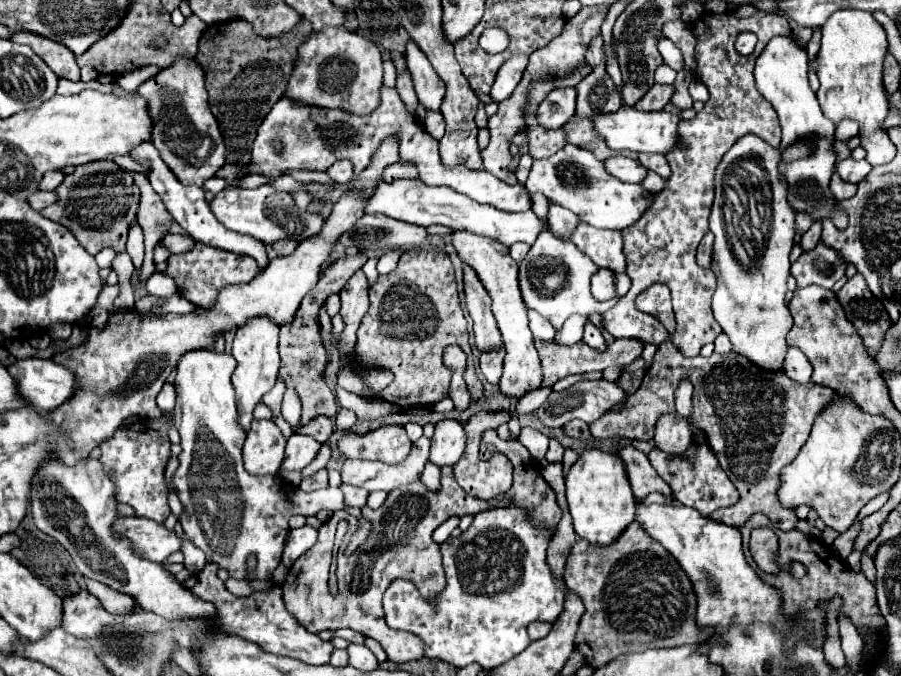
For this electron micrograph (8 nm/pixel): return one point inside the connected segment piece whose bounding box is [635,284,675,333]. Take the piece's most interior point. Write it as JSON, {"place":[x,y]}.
{"place":[656,301]}

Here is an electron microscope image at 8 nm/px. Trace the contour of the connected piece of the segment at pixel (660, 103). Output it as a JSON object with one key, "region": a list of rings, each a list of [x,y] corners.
{"region":[[[653,84],[653,88],[643,96],[641,102],[637,102],[637,110],[643,110],[643,112],[657,112],[657,110],[663,110],[665,104],[671,100],[673,96],[673,86],[663,86],[663,84]]]}

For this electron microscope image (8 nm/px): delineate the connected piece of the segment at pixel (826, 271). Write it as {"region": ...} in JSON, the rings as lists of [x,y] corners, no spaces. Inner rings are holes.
{"region":[[[821,242],[815,250],[801,254],[801,258],[791,266],[791,274],[797,280],[797,288],[805,288],[811,284],[833,288],[833,284],[843,278],[845,268],[845,260],[837,256],[833,248],[827,248]]]}

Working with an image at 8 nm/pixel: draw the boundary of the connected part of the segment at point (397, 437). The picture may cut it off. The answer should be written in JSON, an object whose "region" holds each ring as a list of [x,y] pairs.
{"region":[[[383,426],[365,436],[345,434],[339,440],[339,448],[347,458],[365,456],[365,460],[397,464],[407,458],[411,442],[403,426]]]}

